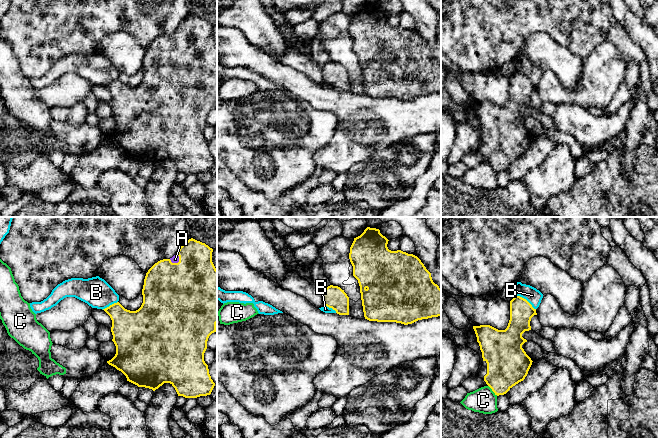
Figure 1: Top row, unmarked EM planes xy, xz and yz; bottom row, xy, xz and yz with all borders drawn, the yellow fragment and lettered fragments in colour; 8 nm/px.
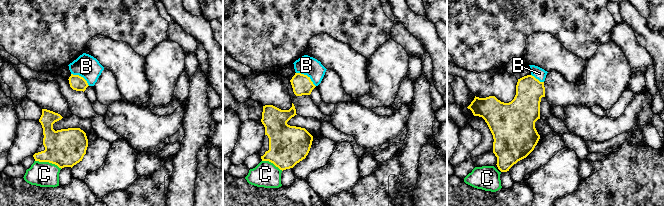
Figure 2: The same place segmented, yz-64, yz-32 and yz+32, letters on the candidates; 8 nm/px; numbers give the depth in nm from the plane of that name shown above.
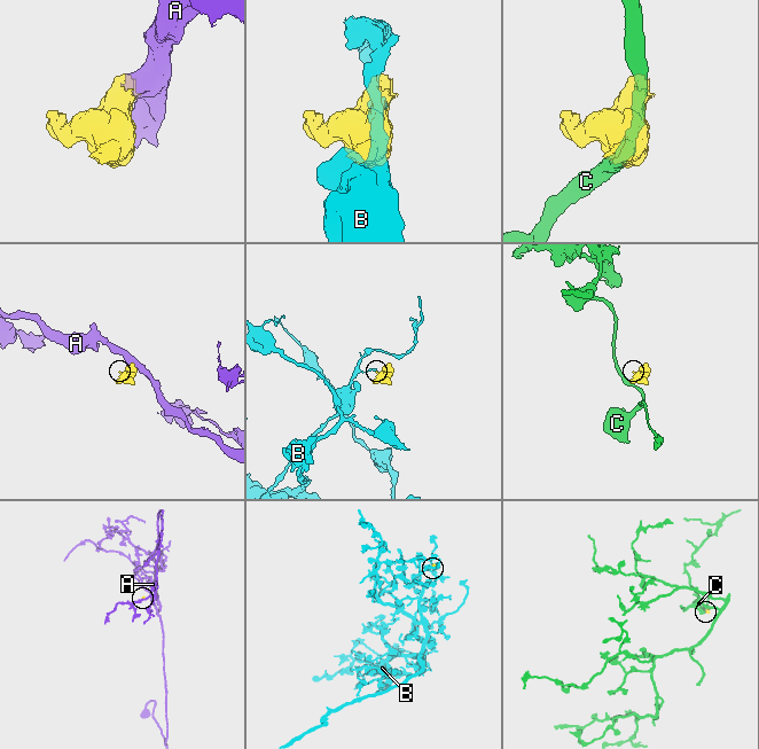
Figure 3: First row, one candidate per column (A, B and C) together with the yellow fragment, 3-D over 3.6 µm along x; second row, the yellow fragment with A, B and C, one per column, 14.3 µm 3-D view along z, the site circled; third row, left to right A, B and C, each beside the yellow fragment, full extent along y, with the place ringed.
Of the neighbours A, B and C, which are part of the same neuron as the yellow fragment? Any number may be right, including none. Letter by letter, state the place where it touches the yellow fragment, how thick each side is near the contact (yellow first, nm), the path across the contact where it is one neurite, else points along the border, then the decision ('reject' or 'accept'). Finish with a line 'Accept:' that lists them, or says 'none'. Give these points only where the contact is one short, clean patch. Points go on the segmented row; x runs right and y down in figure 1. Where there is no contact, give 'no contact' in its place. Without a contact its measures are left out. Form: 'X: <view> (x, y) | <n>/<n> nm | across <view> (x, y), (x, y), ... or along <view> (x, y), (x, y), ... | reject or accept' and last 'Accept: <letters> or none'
A: xy (176, 263) | 500/60 nm | accept
B: yz (526, 300) | 190/120 nm | along yz (516, 295), (524, 298), (535, 309) | reject
C: yz (492, 390) | 340/200 nm | along yz (488, 385), (497, 395) | reject
Accept: A

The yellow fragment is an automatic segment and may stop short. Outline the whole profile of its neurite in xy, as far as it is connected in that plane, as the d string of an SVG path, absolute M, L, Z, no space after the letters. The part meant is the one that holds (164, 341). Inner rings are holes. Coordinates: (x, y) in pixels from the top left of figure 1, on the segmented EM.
M193 238L189 239L179 248L176 255L170 259L163 259L158 261L148 270L142 289L143 303L138 310L127 310L119 302L103 309L112 320L112 341L116 346L115 356L111 360L107 361L107 363L121 371L126 376L127 381L137 385L138 387L149 388L153 391L158 389L164 383L170 383L175 388L178 396L183 396L185 398L197 398L211 394L215 383L211 379L208 365L204 361L204 353L207 349L208 338L212 333L216 332L217 324L217 269L212 262L212 252L213 249L205 243L197 241Z

